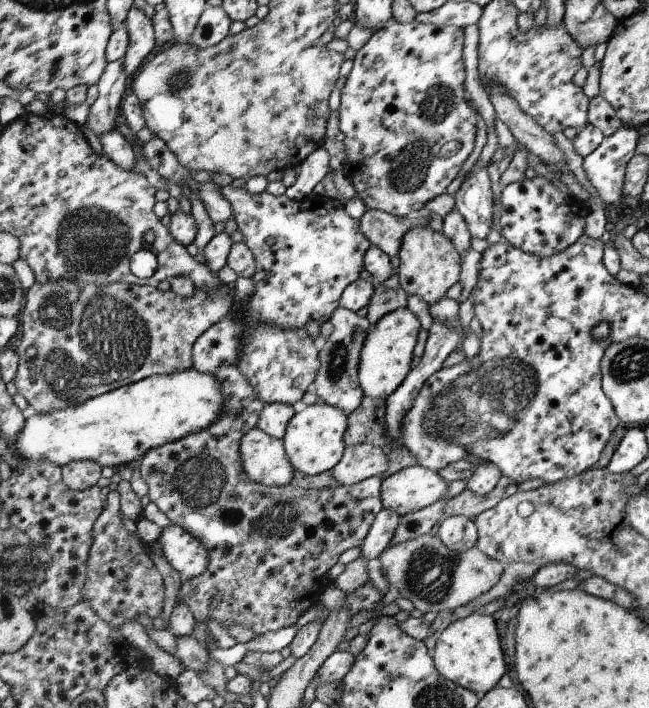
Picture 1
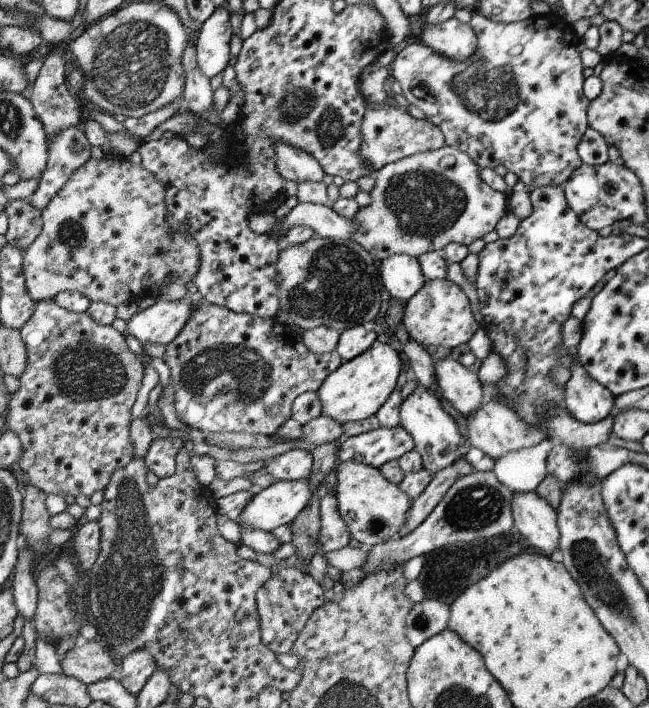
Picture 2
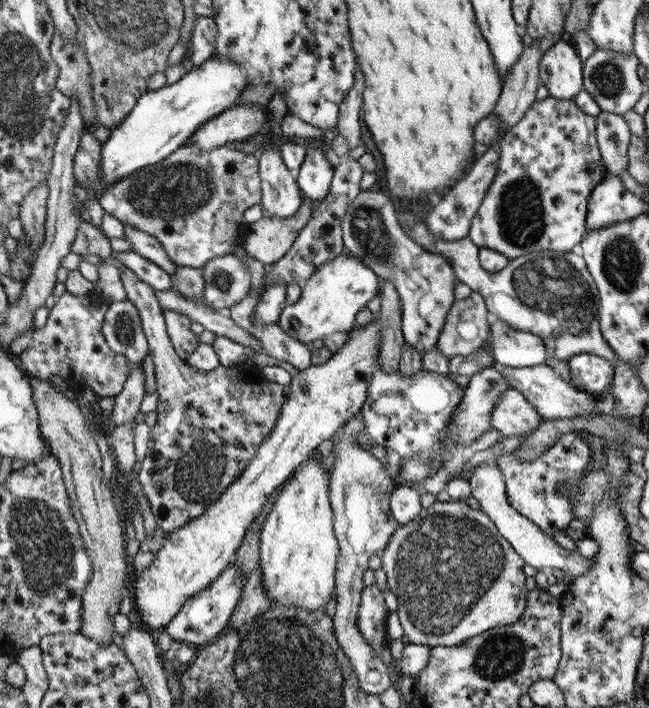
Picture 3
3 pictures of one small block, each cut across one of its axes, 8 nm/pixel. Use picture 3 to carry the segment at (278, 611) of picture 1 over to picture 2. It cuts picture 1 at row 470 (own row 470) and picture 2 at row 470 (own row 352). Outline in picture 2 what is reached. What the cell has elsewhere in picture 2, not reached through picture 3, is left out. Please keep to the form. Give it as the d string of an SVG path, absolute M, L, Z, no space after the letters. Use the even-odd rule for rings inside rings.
M177 435L153 440L145 455L148 470L152 471L159 479L169 478L172 474L177 473L175 459L183 447L183 443L183 440Z

